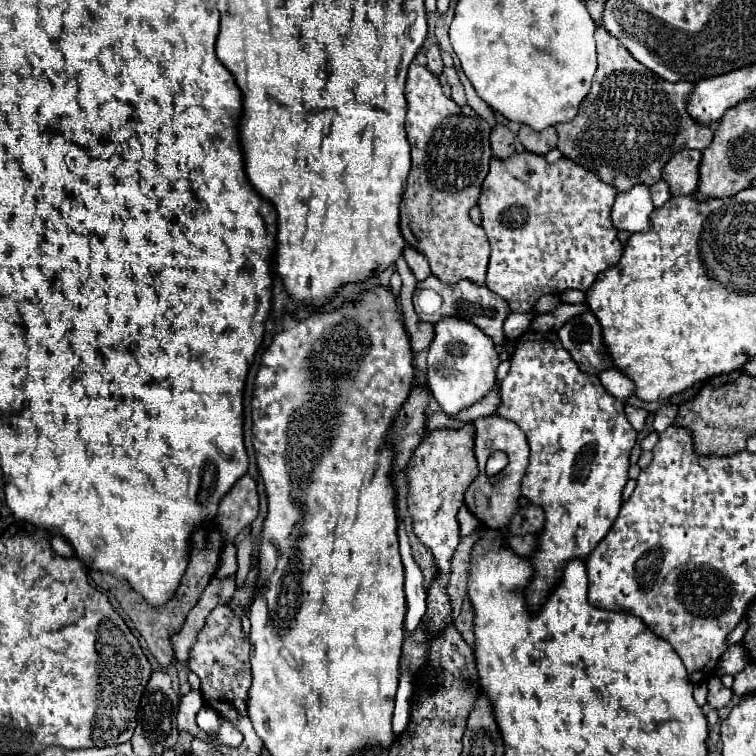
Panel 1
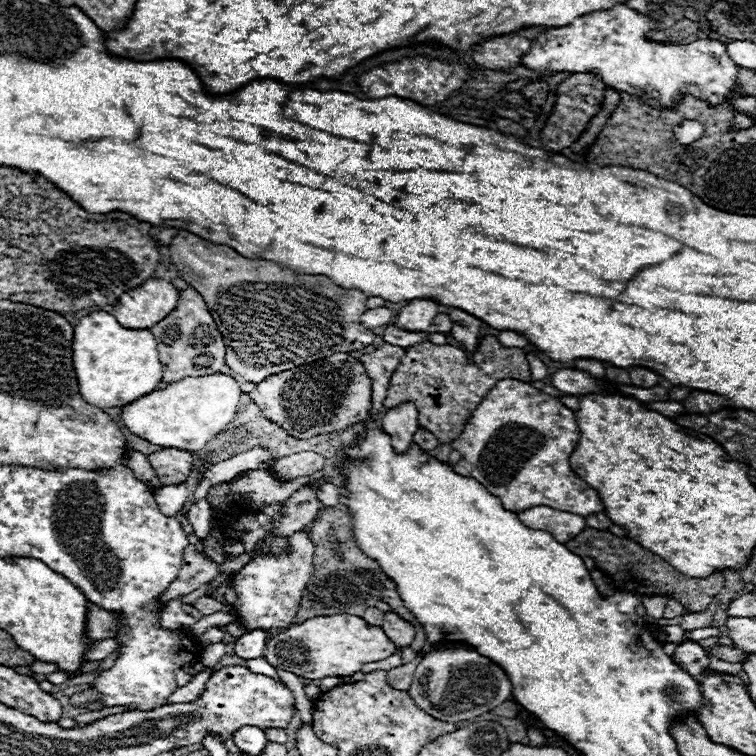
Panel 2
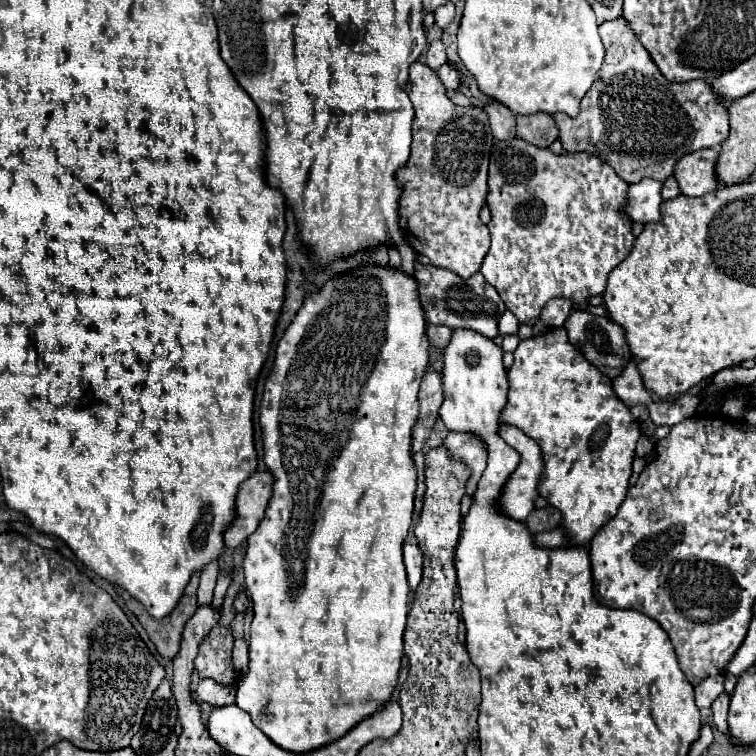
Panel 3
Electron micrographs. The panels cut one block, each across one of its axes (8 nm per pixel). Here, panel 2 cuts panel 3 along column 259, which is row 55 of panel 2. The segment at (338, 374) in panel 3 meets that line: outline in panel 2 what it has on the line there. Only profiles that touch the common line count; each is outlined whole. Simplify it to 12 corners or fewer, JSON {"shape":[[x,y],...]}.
{"shape":[[618,4],[548,28],[524,66],[594,72],[670,106],[716,106],[736,64],[718,40],[662,46]]}

